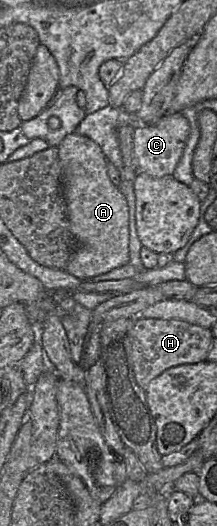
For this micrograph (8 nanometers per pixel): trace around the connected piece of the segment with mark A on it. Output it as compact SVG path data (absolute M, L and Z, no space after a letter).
M69 133L57 146L61 182L76 248L65 271L88 280L129 263L129 207L107 173L107 160L92 139Z

